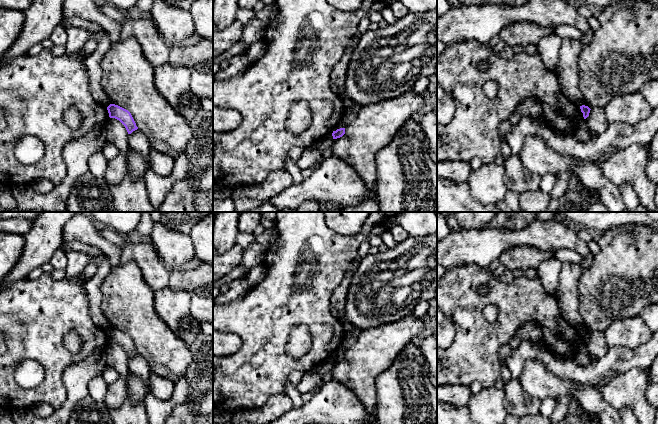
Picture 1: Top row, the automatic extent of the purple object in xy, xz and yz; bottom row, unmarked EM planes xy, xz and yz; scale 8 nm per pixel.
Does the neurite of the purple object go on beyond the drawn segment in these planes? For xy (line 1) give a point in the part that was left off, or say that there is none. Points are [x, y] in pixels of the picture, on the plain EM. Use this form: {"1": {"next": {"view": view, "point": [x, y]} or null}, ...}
{"1": {"next": null}}

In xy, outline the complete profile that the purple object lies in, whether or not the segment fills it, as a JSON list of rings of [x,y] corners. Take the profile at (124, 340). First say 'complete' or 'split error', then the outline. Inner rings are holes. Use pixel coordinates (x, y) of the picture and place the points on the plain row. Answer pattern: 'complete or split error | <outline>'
complete | [[[110,328],[107,331],[107,334],[109,341],[119,344],[125,350],[128,358],[131,358],[133,355],[138,353],[131,337],[128,334],[115,328]]]

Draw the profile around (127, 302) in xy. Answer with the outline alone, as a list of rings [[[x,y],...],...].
[[[128,262],[113,267],[101,284],[101,292],[101,309],[111,328],[131,337],[136,350],[146,359],[151,371],[173,382],[183,377],[193,359],[190,347],[157,314],[154,292],[145,282],[138,265]]]

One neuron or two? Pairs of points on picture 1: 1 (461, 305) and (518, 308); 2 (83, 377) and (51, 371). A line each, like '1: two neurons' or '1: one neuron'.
1: one neuron
2: two neurons

